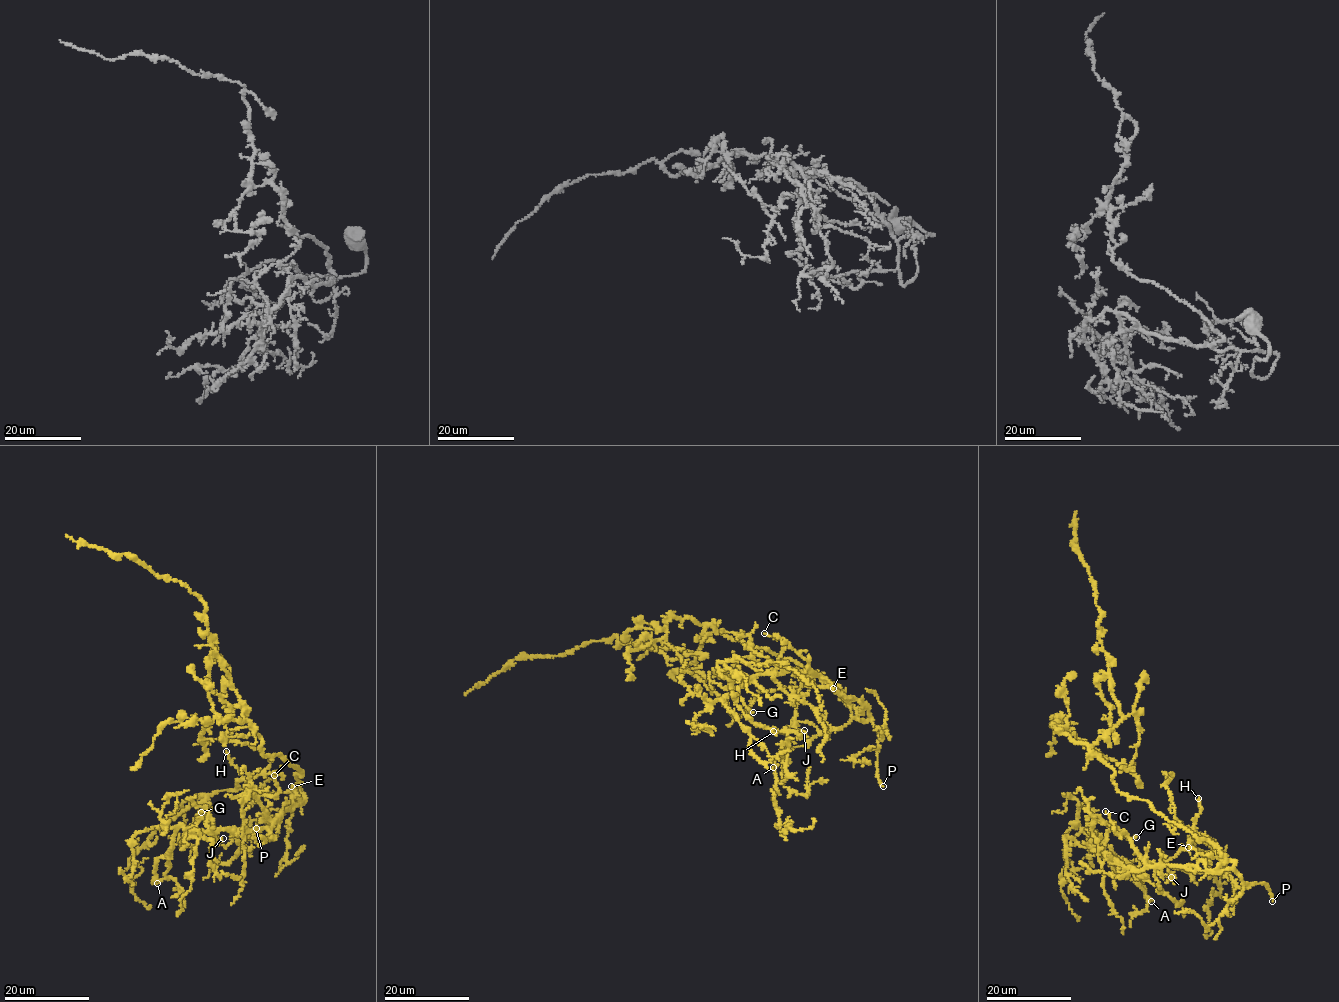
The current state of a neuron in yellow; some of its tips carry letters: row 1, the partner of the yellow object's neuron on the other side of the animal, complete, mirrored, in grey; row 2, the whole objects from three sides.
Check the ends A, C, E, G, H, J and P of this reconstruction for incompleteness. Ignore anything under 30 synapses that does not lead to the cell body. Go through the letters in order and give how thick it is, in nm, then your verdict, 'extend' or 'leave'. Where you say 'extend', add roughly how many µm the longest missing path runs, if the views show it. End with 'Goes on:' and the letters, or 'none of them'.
A: 150 nm | leave
C: 120 nm | leave
E: 150 nm | leave
G: 170 nm | leave
H: 130 nm | leave
J: 140 nm | leave
P: 160 nm | extend | 25 µm
Goes on: P

